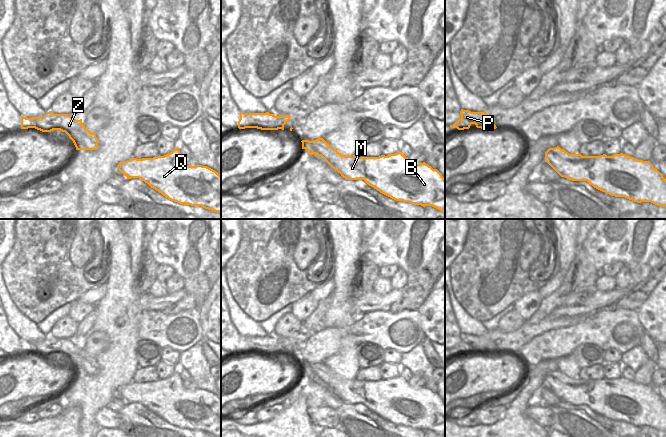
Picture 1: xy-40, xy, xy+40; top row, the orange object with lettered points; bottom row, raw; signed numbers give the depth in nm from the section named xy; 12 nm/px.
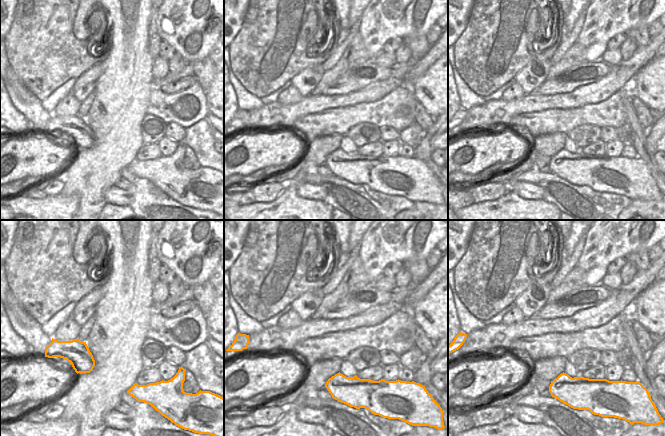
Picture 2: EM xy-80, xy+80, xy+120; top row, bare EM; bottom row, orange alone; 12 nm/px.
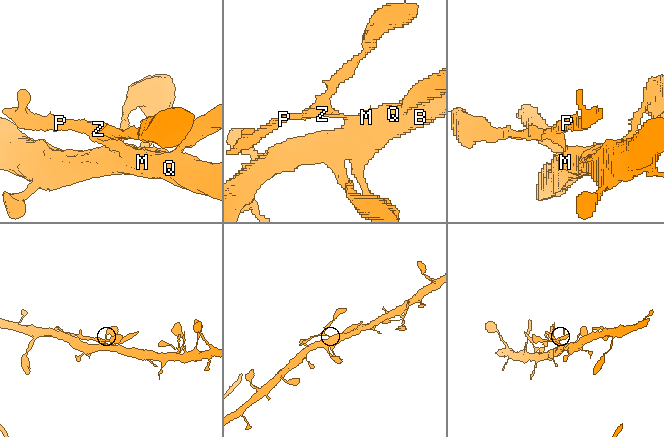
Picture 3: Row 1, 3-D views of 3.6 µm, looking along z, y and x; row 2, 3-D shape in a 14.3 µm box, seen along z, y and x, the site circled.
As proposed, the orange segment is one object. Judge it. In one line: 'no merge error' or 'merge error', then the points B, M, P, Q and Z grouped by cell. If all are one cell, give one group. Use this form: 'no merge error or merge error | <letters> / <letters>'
no merge error | B M P Q Z

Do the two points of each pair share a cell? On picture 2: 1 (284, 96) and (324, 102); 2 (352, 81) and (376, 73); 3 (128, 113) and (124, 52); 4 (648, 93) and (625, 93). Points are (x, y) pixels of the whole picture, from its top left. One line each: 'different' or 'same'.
1: different
2: same
3: same
4: different

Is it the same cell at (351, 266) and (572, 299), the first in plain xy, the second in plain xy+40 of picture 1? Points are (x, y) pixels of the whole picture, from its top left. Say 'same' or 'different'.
different

